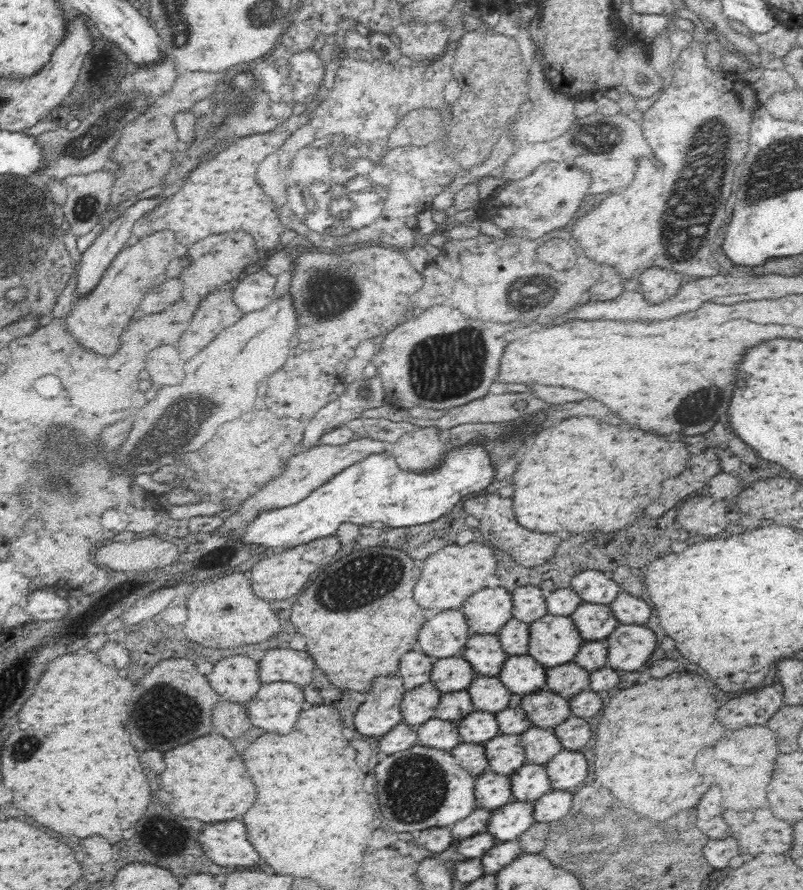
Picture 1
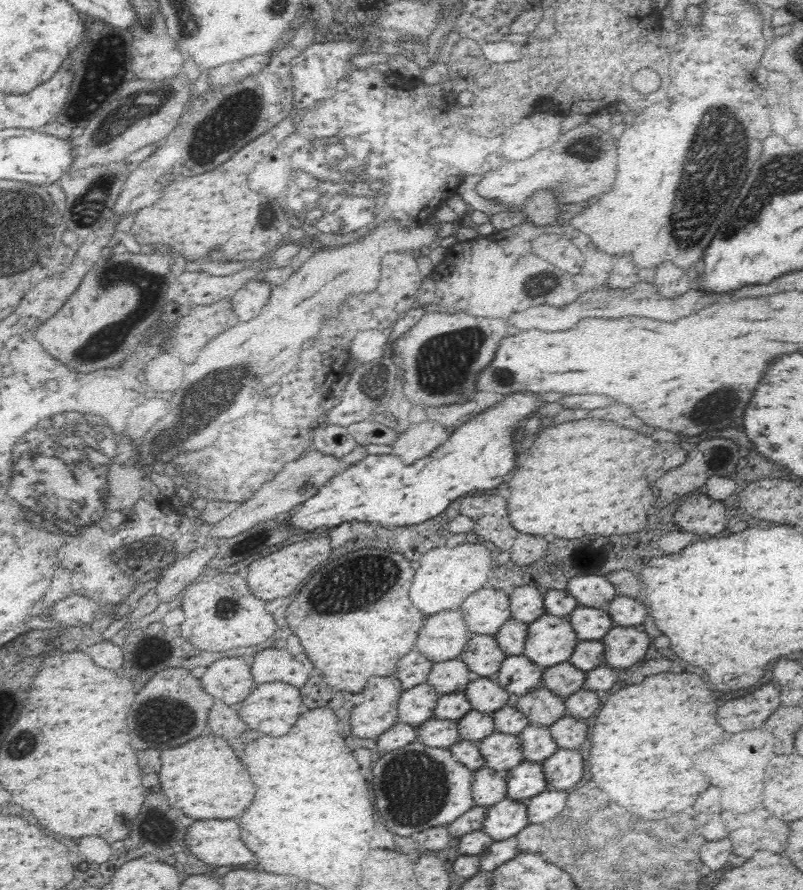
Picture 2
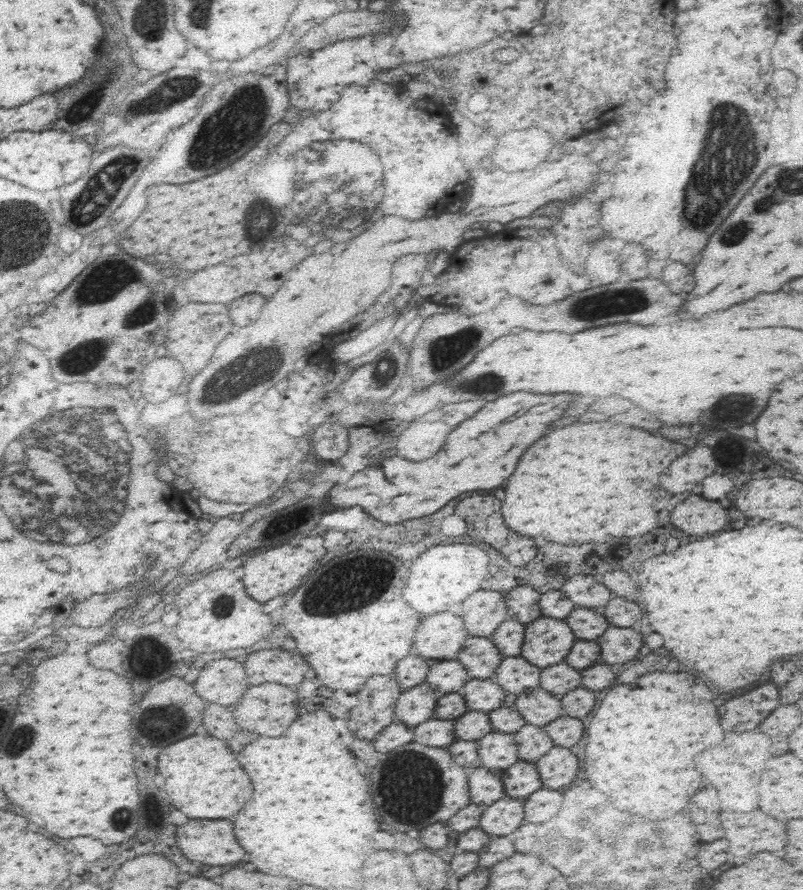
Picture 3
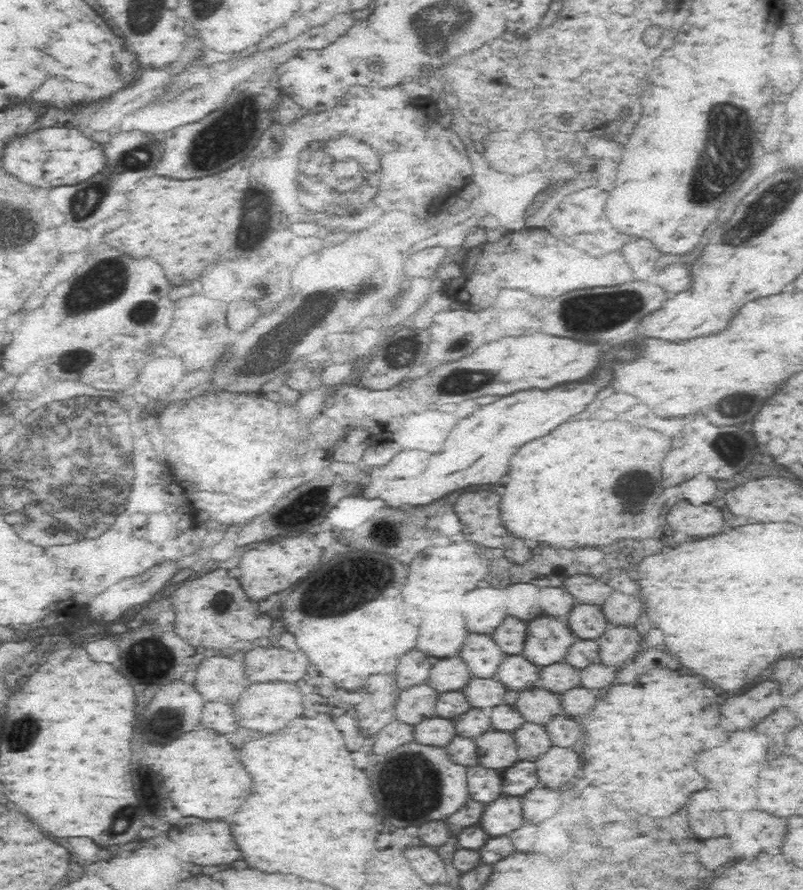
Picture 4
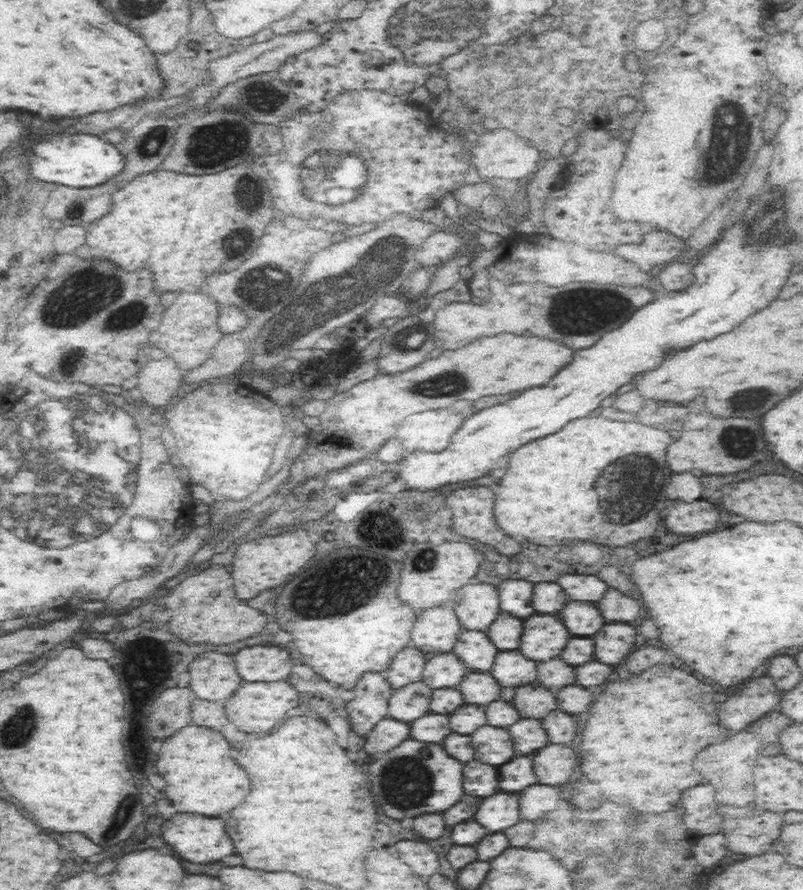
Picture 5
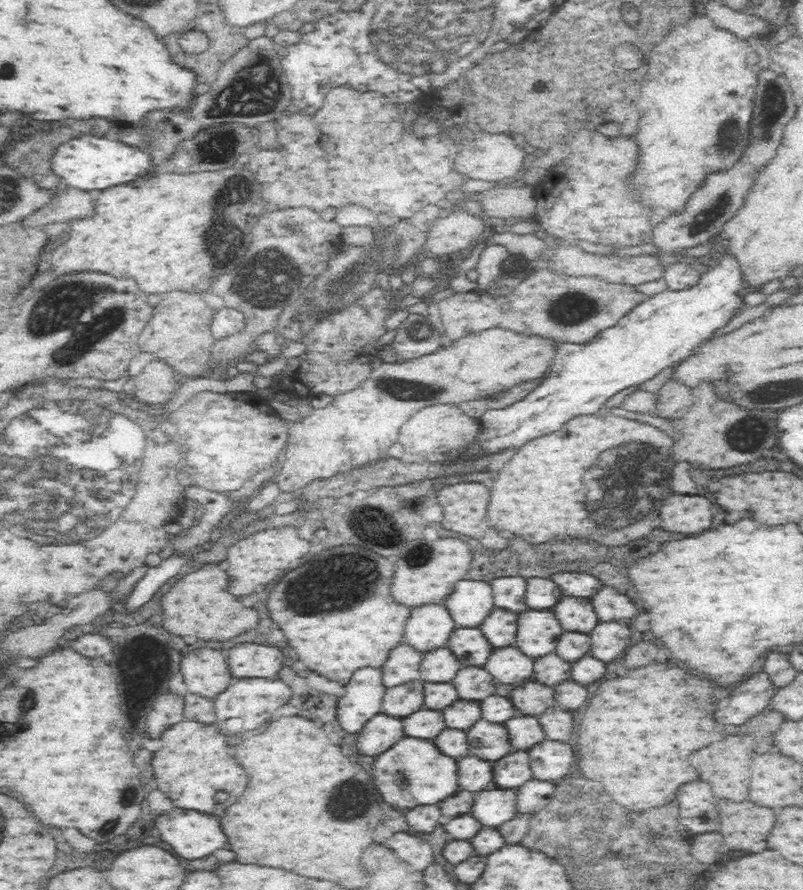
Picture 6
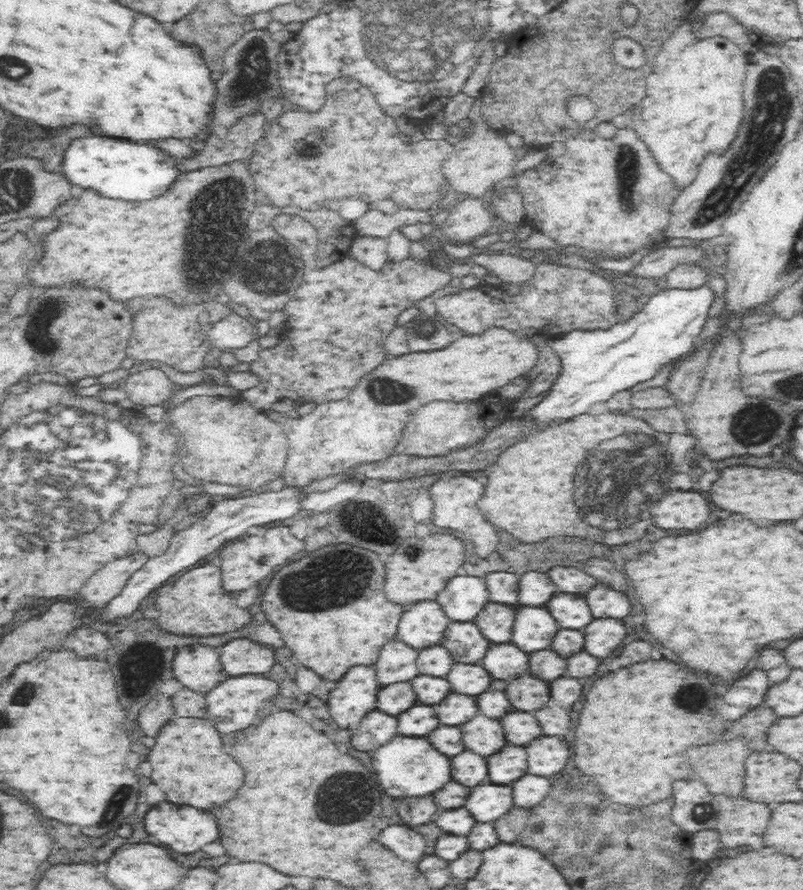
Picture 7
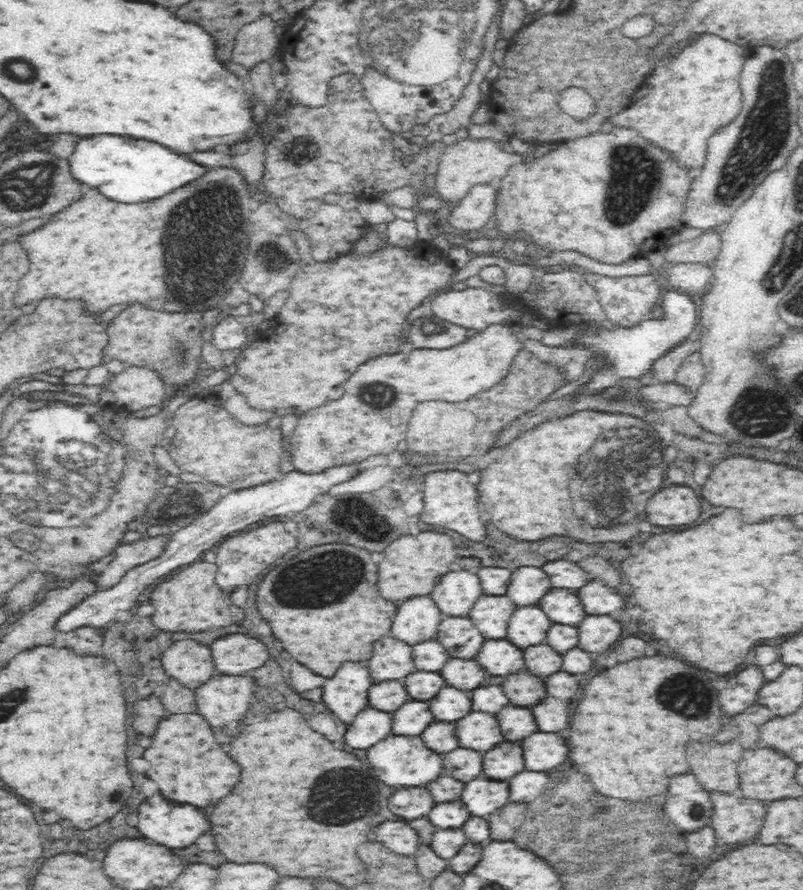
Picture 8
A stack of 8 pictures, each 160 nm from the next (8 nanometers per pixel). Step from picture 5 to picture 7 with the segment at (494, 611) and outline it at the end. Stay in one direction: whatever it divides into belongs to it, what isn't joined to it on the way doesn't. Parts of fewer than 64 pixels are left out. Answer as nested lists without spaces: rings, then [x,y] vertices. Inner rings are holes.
[[[458,575],[449,580],[435,600],[451,621],[473,623],[491,601],[485,579],[471,575]]]

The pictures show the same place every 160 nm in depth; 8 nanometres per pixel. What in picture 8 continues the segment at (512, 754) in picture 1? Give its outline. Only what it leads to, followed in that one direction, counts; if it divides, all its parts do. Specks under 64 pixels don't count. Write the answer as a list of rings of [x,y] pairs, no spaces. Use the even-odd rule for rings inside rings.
[[[472,712],[460,722],[456,722],[456,734],[460,746],[478,752],[488,752],[496,746],[496,742],[504,740],[496,718],[482,712]]]

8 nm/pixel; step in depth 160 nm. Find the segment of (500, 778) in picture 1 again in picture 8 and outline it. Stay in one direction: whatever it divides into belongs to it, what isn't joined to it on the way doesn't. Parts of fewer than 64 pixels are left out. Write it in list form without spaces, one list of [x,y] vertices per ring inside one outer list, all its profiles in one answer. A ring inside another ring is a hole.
[[[458,748],[454,752],[443,753],[446,770],[460,782],[472,782],[476,776],[480,776],[482,770],[482,756],[480,752]]]

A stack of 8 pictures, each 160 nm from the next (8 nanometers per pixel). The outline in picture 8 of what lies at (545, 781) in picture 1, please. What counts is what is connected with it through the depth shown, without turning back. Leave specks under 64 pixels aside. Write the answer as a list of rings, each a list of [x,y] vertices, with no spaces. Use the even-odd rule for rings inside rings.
[[[502,742],[498,748],[486,752],[483,764],[486,776],[496,781],[506,781],[525,769],[522,748],[510,742]]]

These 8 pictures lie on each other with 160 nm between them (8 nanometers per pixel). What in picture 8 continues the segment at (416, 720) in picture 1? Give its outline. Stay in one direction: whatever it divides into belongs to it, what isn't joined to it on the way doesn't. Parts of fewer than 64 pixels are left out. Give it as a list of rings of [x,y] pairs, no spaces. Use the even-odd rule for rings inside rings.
[[[404,679],[373,683],[368,694],[369,706],[376,710],[393,713],[411,700]]]

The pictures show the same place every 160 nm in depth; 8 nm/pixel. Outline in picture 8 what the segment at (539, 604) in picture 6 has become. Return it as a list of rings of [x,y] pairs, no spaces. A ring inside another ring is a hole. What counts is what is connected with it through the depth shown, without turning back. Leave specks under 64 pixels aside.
[[[524,566],[512,571],[506,595],[518,607],[534,606],[552,587],[550,577],[542,569]]]

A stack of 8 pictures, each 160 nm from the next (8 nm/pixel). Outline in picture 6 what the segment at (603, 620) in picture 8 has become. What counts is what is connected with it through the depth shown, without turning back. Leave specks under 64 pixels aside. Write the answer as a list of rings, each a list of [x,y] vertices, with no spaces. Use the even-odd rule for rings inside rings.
[[[602,622],[592,634],[592,656],[604,662],[616,660],[630,646],[630,628],[618,622]]]

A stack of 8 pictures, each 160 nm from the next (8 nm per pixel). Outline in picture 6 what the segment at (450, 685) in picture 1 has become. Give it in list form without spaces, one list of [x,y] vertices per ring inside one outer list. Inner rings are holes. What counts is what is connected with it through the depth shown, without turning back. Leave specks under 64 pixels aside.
[[[447,648],[423,653],[420,678],[430,684],[450,683],[462,668],[454,653]]]

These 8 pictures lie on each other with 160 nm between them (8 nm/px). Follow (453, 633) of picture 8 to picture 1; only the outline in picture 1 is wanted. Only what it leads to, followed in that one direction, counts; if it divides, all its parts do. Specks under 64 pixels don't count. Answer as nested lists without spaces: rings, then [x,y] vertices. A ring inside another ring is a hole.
[[[492,634],[472,636],[466,642],[466,646],[462,650],[462,656],[482,676],[496,676],[502,670],[504,662],[506,662],[506,654],[500,646],[500,640]]]

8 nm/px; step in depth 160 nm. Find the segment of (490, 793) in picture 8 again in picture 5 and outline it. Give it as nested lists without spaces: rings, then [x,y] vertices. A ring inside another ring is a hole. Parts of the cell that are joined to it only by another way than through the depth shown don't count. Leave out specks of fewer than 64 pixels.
[[[518,793],[488,796],[479,808],[474,821],[478,821],[488,832],[504,832],[522,821]]]

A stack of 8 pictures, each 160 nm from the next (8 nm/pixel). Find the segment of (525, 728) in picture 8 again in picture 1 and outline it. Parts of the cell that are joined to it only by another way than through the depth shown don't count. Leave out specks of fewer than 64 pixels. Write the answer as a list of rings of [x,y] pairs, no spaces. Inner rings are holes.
[[[531,726],[520,735],[520,745],[528,763],[545,765],[562,749],[562,743],[550,729]]]

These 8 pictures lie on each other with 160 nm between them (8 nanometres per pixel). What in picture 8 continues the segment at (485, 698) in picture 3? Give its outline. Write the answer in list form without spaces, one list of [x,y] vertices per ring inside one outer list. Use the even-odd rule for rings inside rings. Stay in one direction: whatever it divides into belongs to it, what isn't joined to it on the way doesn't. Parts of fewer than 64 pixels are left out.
[[[450,658],[439,674],[444,676],[446,684],[458,690],[476,690],[480,686],[488,686],[490,680],[490,674],[486,674],[475,659]]]

